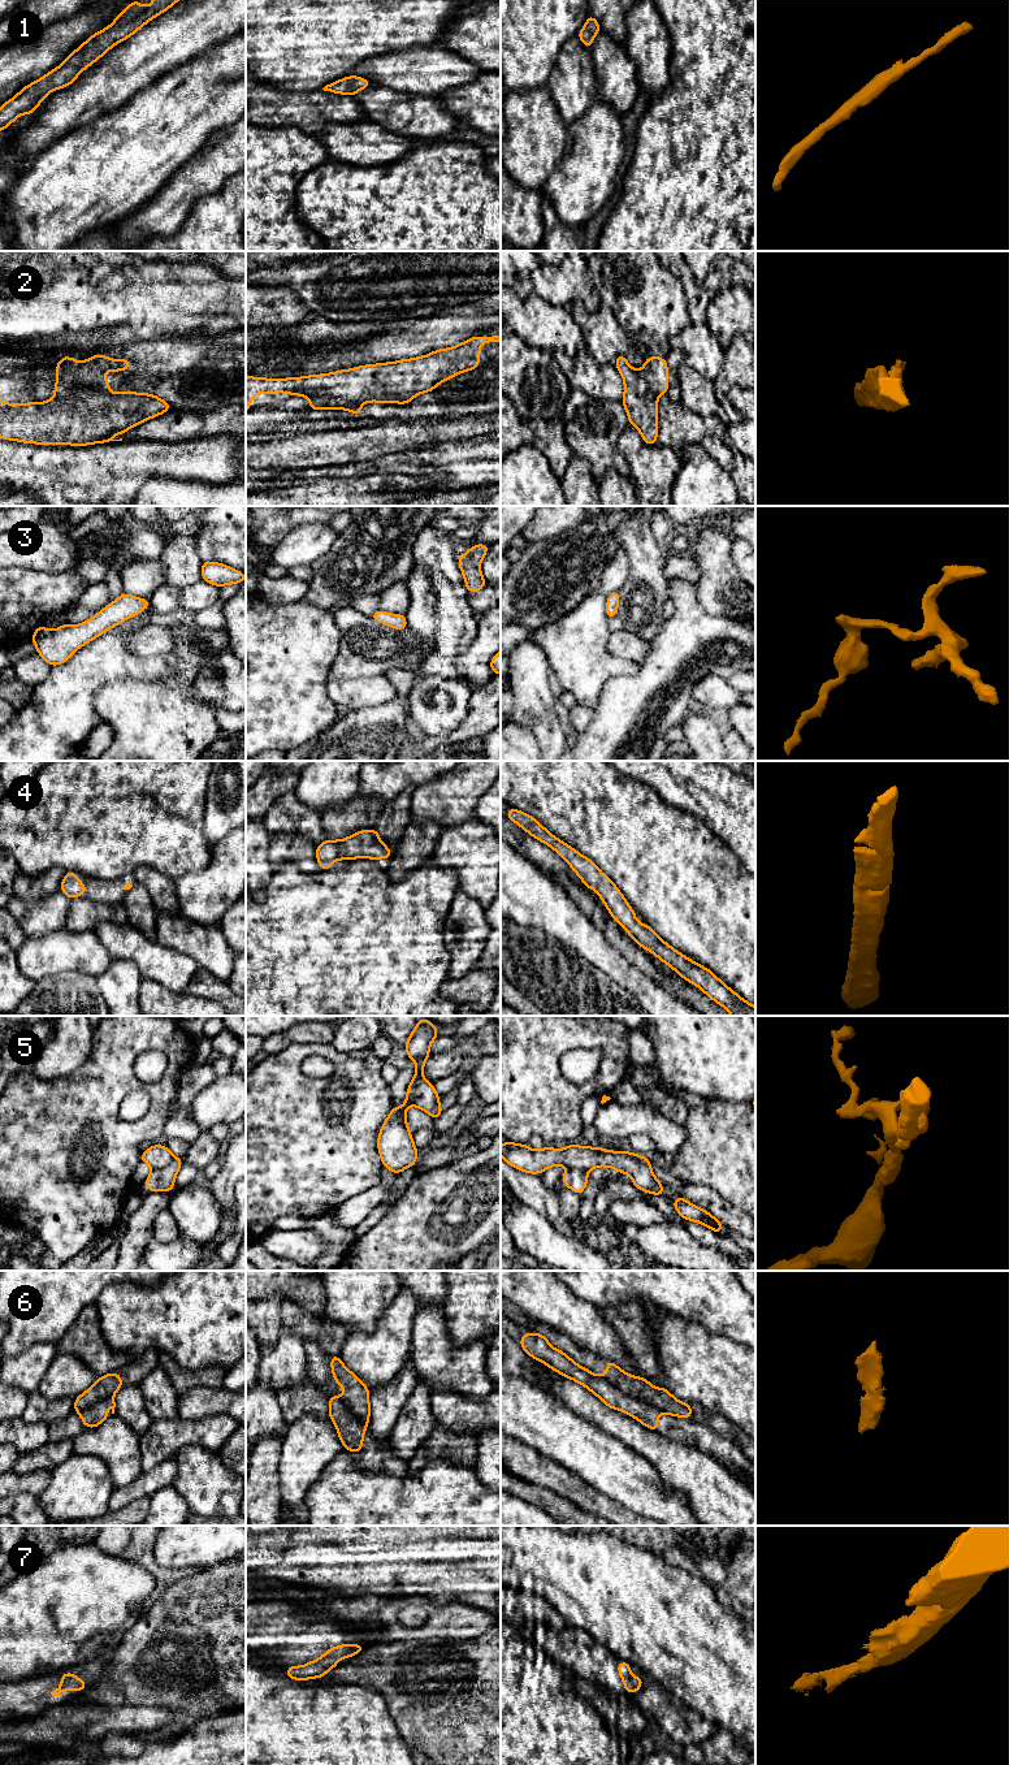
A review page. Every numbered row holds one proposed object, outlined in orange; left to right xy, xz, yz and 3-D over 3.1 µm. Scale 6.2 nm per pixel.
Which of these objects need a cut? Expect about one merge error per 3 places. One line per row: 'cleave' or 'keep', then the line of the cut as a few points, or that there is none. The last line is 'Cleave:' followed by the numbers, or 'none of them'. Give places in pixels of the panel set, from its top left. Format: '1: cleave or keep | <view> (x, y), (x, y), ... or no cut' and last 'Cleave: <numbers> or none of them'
1: keep | no cut
2: cleave | xz (310, 398), (340, 398), (347, 402), (362, 403)
3: keep | no cut
4: keep | no cut
5: cleave | xy (174, 1158), (164, 1167), (152, 1169)
6: cleave | yz (605, 1376), (623, 1392), (639, 1397), (670, 1414)
7: keep | no cut
Cleave: 2, 5, 6

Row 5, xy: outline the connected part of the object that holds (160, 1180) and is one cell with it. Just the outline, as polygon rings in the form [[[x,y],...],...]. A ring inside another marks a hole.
[[[174,1158],[169,1165],[163,1169],[152,1169],[144,1185],[148,1191],[172,1191],[174,1188],[174,1180],[183,1163],[183,1159]]]

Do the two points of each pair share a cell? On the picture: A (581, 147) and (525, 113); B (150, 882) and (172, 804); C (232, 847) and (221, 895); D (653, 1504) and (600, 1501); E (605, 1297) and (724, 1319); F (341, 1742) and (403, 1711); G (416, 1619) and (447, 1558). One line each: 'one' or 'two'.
A: two
B: two
C: one
D: two
E: one
F: two
G: two

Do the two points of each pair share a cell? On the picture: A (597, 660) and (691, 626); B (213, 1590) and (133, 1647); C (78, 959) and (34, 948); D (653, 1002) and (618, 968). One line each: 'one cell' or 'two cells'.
A: two cells
B: one cell
C: one cell
D: one cell

